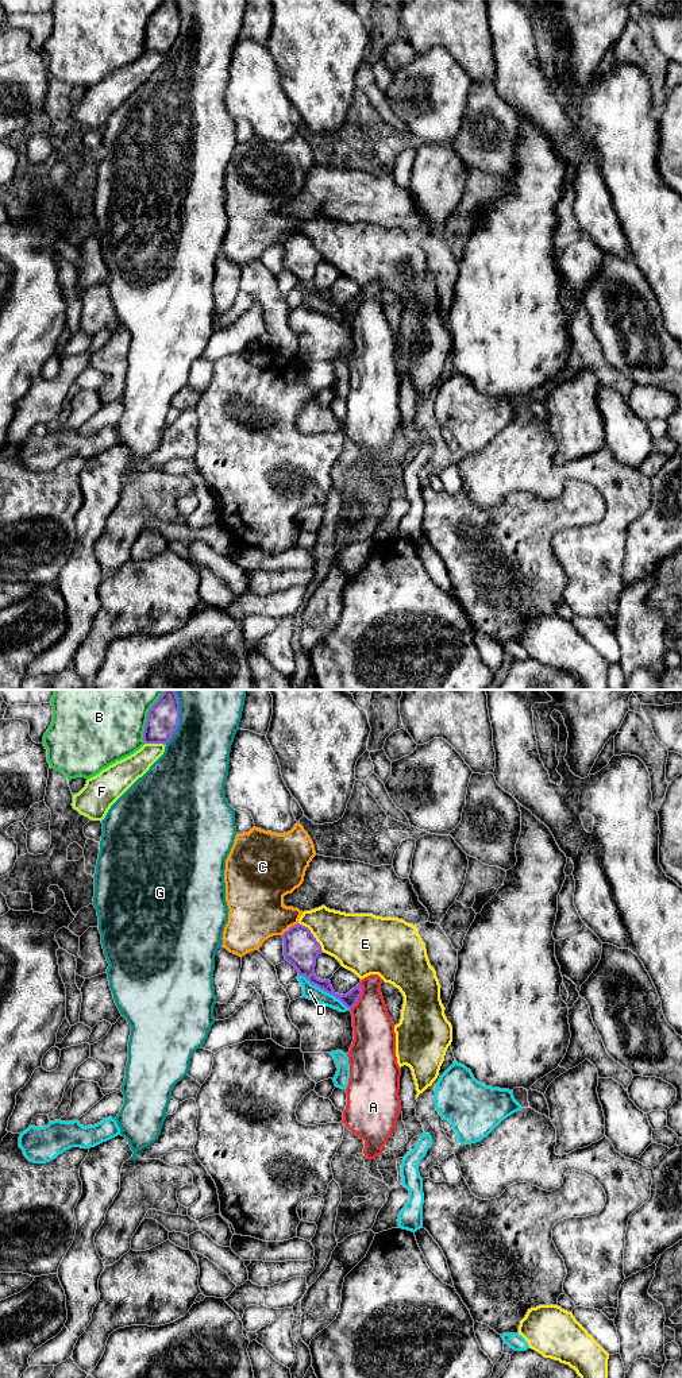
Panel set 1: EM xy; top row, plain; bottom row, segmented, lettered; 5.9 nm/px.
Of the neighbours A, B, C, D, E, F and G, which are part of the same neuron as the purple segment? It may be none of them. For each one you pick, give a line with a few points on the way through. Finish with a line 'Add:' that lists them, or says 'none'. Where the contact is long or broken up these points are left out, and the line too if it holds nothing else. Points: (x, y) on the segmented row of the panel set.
Add: none

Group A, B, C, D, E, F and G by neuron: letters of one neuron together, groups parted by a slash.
A / B / C / D / E / F / G

